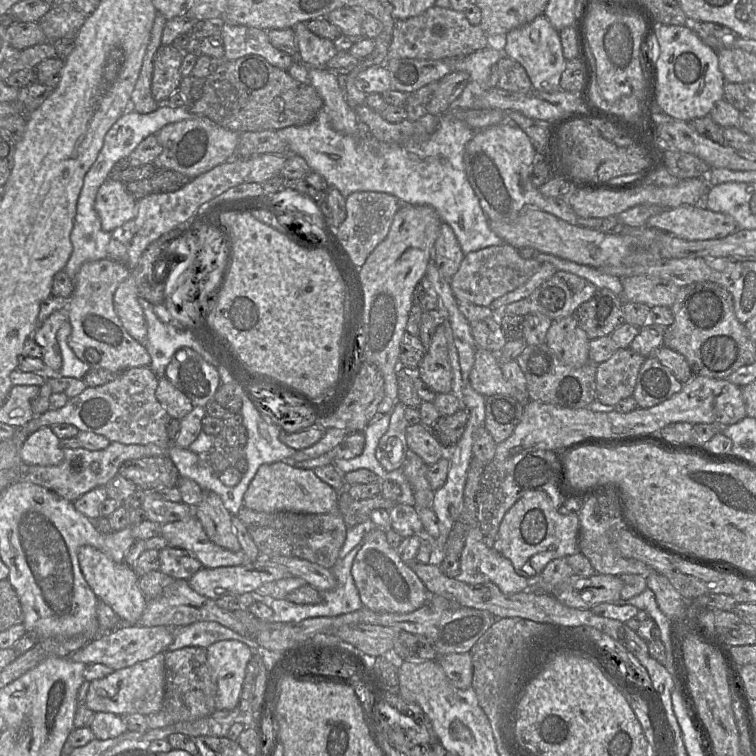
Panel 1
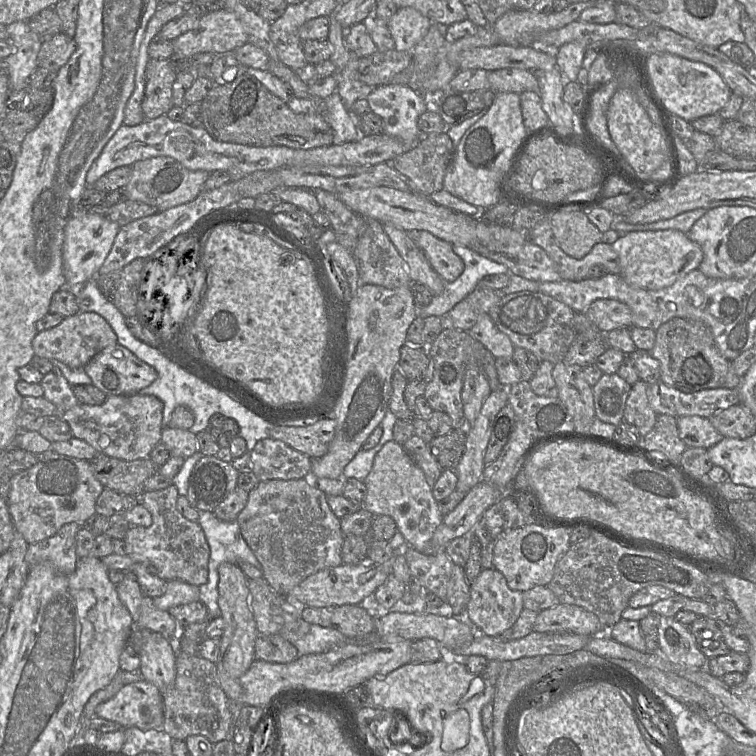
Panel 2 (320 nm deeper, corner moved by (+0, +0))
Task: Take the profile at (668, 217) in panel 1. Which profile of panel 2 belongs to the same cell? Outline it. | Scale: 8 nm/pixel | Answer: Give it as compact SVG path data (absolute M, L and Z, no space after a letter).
M675 230L635 231L620 237L611 245L620 259L621 277L632 287L660 290L698 269L703 261L699 244L688 235Z

